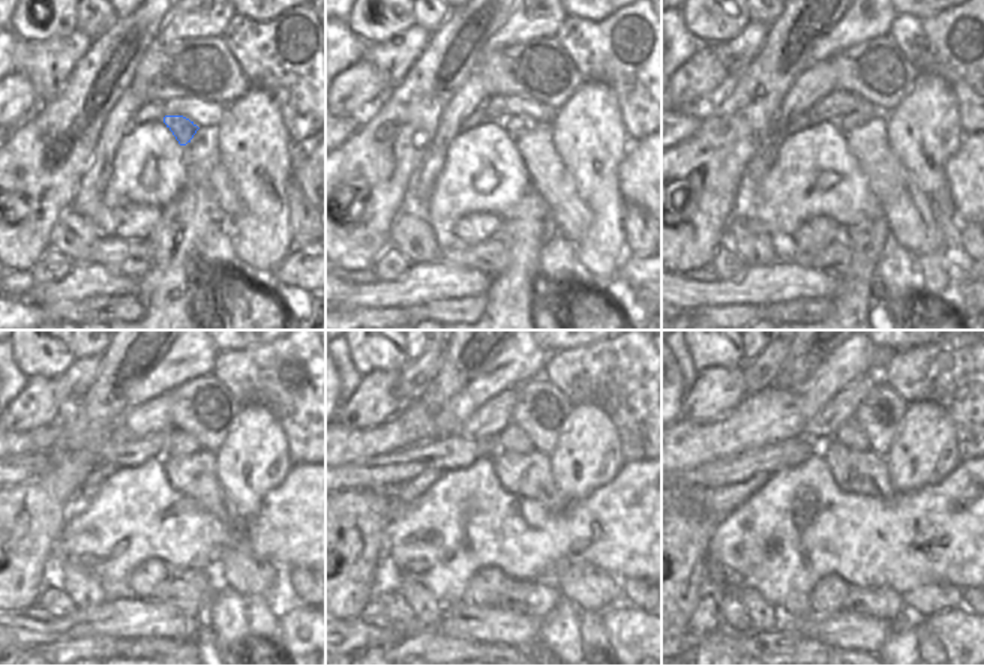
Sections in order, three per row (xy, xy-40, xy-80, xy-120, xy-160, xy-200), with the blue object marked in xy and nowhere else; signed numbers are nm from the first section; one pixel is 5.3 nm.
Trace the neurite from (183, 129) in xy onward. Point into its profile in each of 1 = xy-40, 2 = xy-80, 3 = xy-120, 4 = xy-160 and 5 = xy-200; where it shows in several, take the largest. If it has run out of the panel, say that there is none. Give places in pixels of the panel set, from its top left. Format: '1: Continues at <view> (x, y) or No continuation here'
1: Continues at xy-40 (515, 125)
2: Continues at xy-80 (851, 120)
3: Continues at xy-120 (180, 443)
4: Continues at xy-160 (510, 438)
5: Continues at xy-200 (851, 434).

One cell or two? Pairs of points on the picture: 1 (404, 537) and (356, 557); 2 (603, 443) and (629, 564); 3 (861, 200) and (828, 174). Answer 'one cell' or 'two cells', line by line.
1: two cells
2: two cells
3: one cell

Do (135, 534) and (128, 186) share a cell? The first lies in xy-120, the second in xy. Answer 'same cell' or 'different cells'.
same cell

